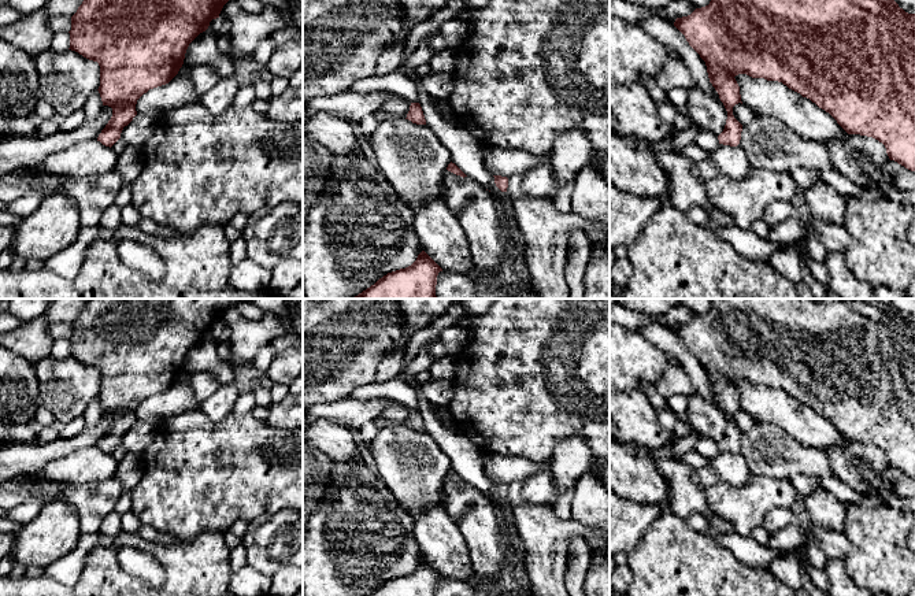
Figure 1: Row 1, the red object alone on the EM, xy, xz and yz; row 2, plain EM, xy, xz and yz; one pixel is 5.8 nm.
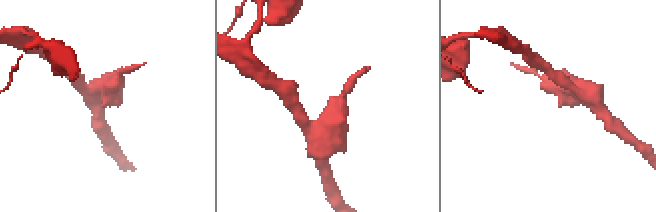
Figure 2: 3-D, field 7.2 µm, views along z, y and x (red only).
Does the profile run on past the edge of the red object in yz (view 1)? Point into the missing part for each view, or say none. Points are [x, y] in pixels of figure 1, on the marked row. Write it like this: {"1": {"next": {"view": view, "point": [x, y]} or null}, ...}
{"1": {"next": null}}

